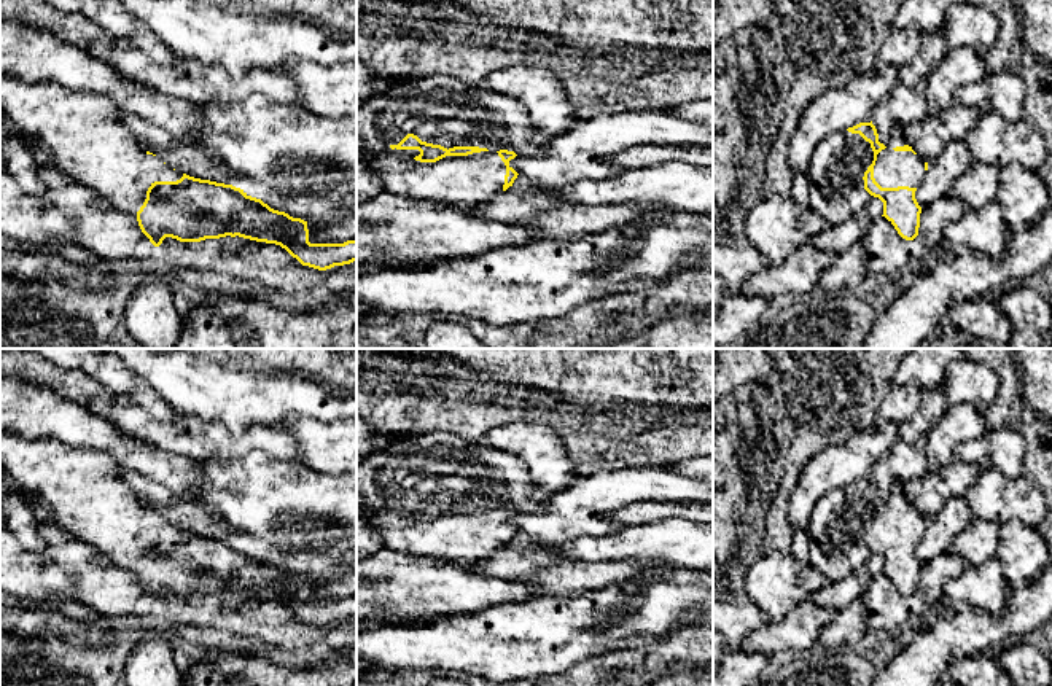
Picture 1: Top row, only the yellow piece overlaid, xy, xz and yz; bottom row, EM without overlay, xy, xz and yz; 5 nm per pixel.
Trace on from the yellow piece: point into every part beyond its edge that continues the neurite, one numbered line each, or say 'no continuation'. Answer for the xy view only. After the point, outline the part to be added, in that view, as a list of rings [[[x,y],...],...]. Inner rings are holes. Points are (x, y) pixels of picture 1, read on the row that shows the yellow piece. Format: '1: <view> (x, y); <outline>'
1: xy (80, 134); [[[5,75],[0,110],[37,146],[40,164],[97,189],[127,216],[137,218],[154,181],[183,177],[140,146],[107,97]]]

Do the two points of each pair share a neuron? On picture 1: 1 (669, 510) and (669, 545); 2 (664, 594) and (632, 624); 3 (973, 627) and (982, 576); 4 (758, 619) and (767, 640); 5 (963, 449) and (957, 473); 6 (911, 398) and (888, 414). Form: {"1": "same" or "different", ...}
{"1": "different", "2": "same", "3": "different", "4": "different", "5": "different", "6": "same"}

